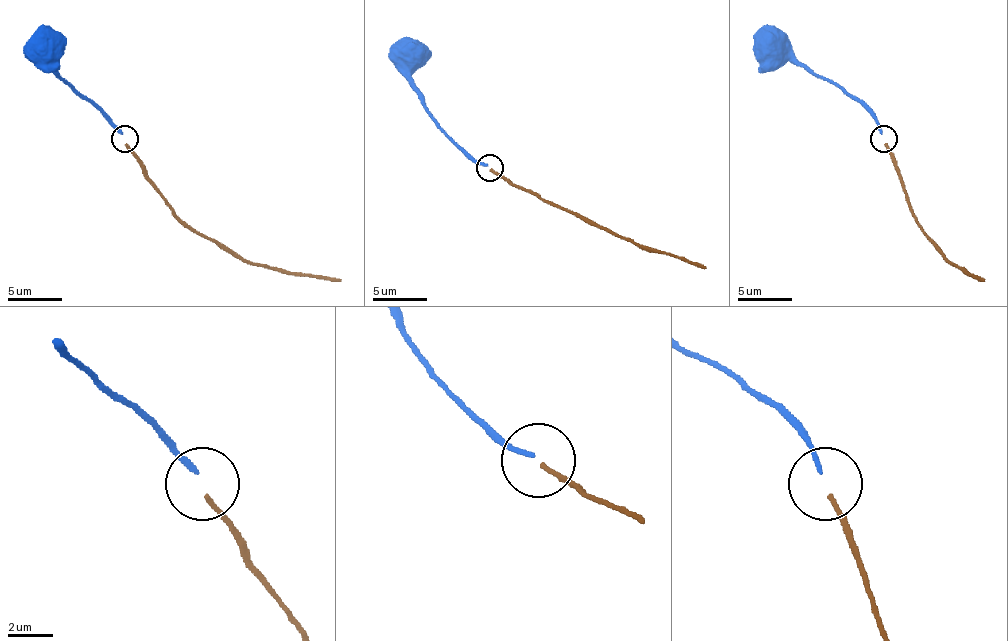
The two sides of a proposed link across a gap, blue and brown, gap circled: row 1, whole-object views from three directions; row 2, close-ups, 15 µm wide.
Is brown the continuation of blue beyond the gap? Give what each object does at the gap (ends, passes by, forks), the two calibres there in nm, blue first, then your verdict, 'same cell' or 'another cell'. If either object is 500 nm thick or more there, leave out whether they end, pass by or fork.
blue ends there; brown ends there; 220 nm thick on the blue side, 200 nm on the other; another cell

